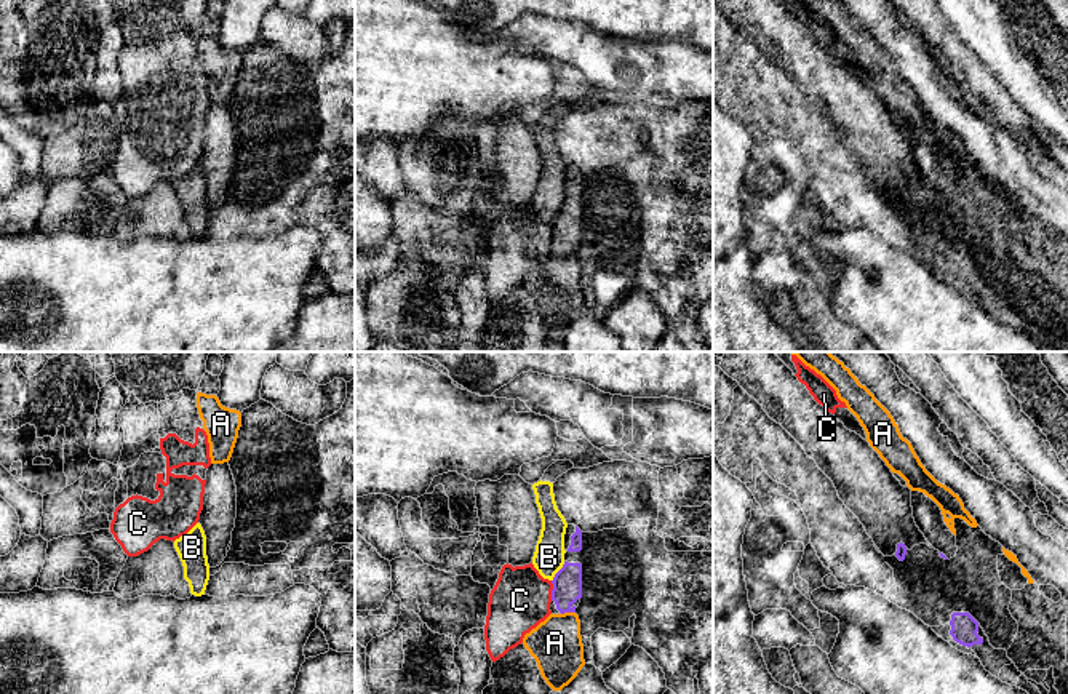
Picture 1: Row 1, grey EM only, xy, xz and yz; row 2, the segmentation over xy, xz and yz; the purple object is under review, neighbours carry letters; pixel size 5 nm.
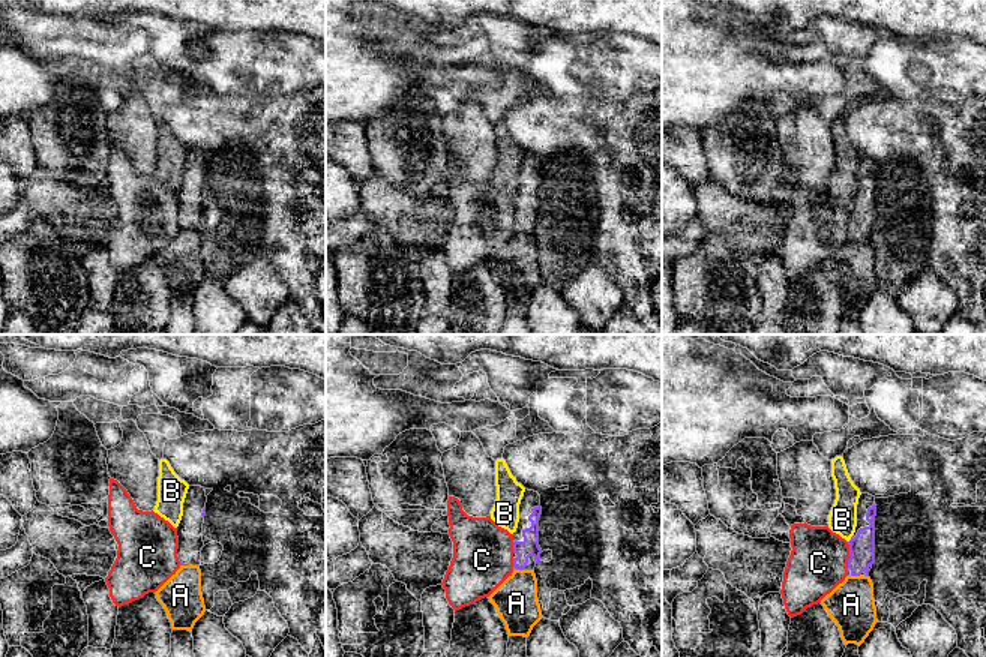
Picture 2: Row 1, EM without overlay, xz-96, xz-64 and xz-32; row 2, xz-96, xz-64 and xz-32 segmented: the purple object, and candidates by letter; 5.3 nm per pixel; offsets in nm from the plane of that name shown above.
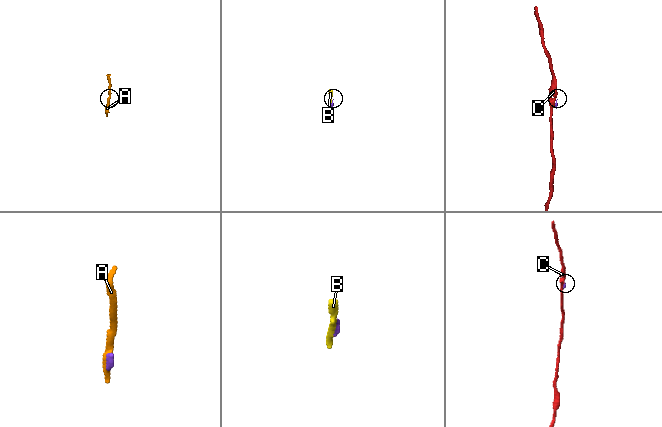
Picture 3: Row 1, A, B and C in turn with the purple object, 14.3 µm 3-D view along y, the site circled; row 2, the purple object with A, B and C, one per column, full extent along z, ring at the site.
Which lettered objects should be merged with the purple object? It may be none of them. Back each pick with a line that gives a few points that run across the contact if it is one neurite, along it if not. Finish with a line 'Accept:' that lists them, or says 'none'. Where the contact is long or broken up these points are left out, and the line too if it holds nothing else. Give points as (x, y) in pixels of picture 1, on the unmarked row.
Accept: none

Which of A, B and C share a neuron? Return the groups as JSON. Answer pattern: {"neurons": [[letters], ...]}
{"neurons": [["A"], ["B"], ["C"]]}

